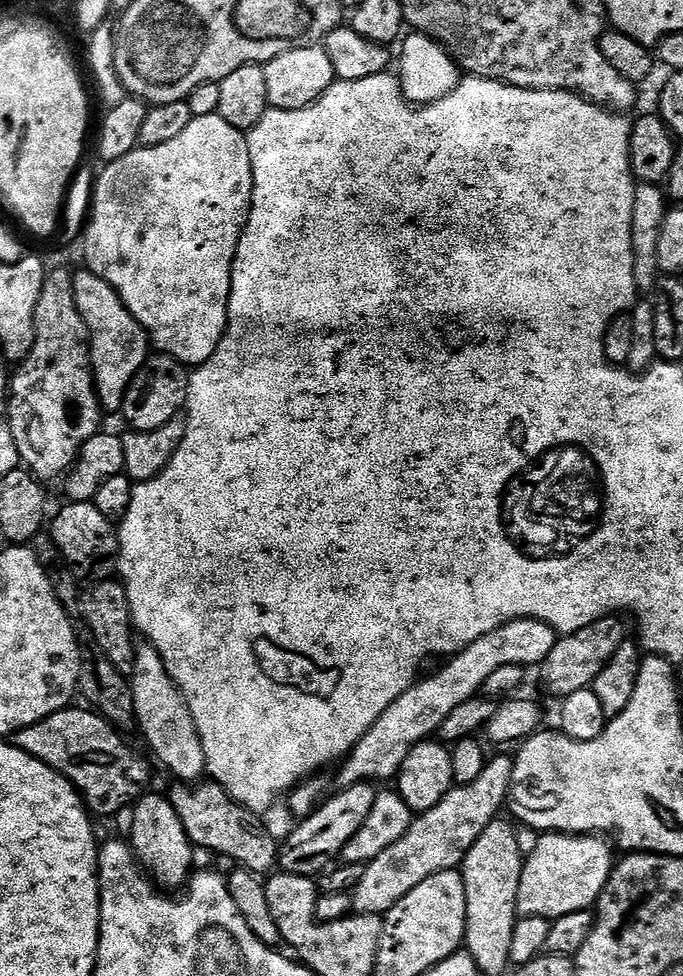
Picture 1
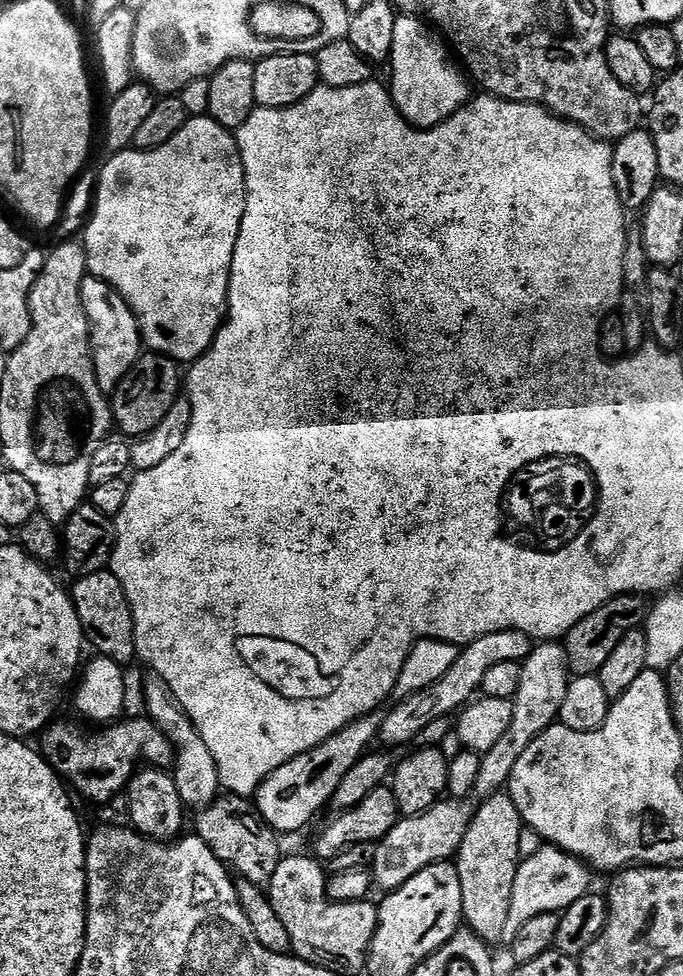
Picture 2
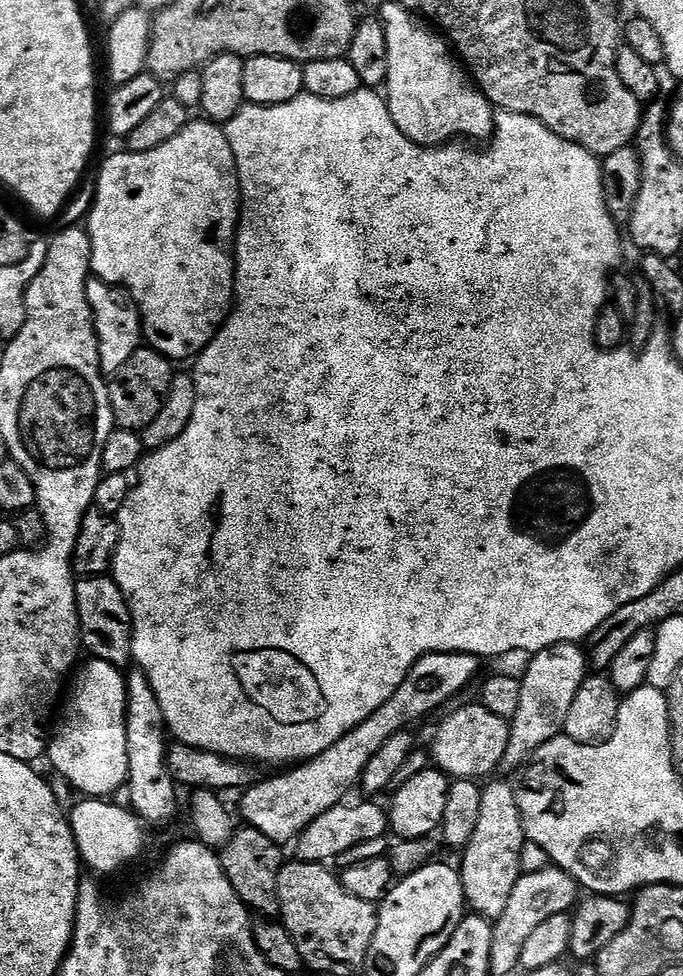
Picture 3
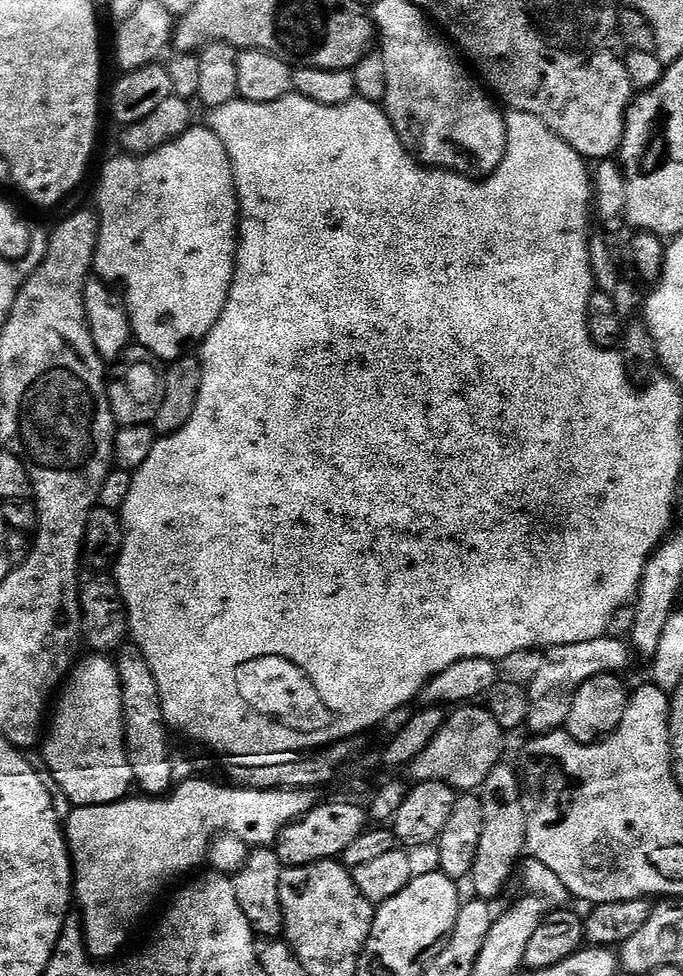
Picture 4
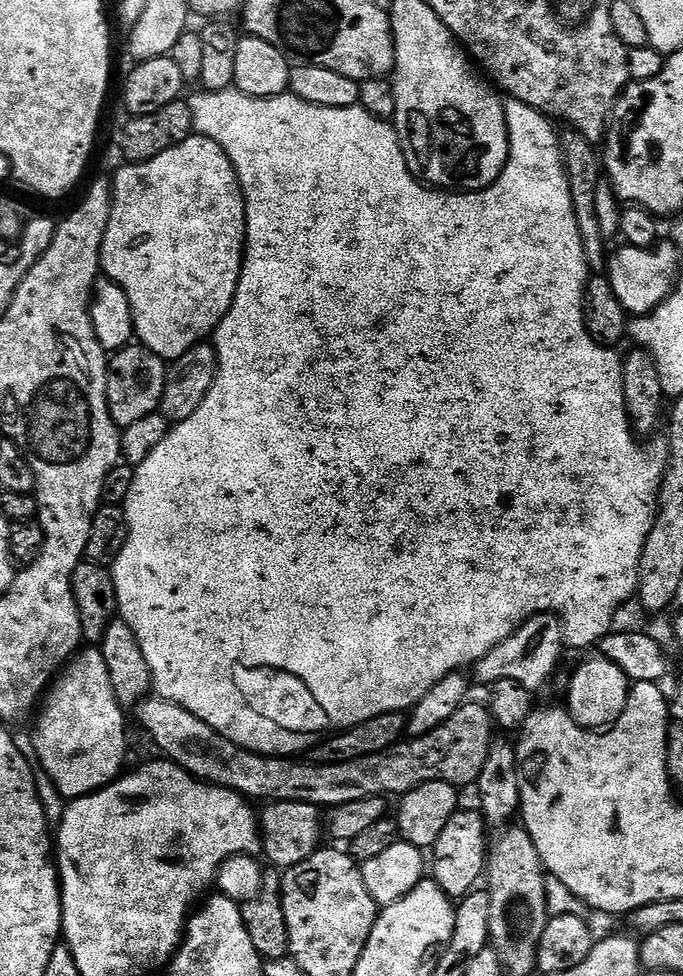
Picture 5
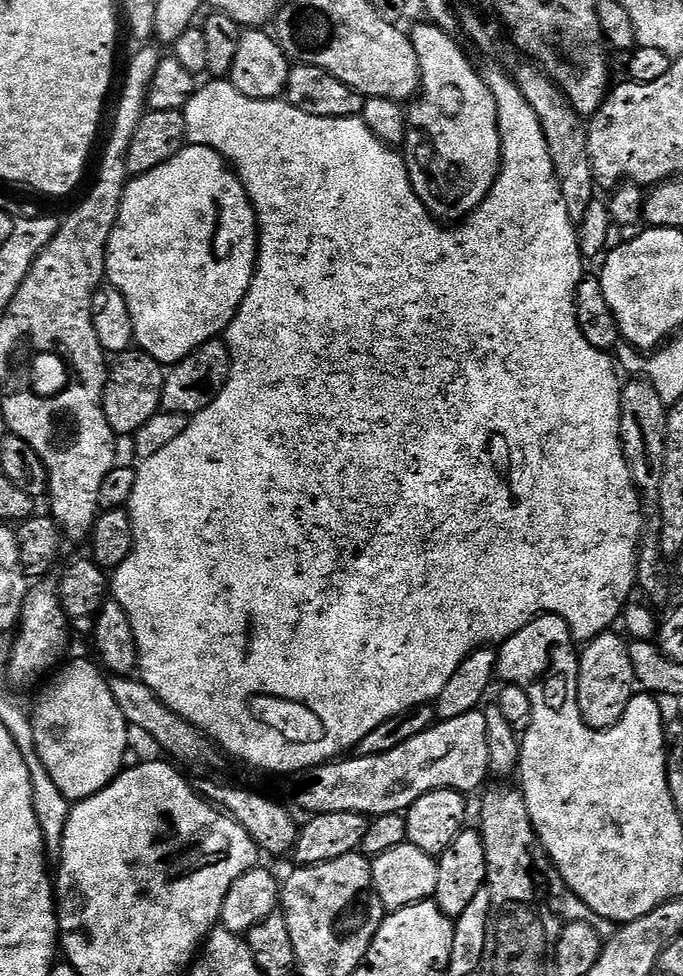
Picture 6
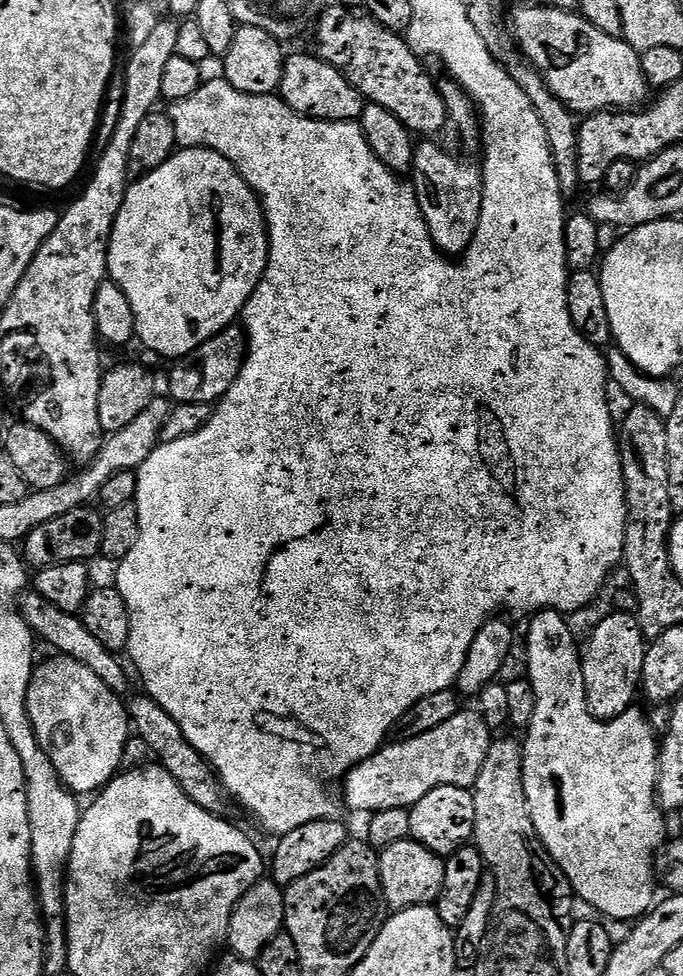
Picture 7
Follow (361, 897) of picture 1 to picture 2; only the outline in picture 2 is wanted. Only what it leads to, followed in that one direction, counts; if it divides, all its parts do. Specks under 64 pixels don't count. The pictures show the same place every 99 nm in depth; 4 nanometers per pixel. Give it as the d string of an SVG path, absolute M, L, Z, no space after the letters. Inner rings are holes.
M540 642L531 649L528 659L523 663L512 708L512 729L509 732L509 740L503 749L487 759L490 761L486 760L481 765L479 785L490 786L491 793L499 793L507 787L514 769L529 755L528 750L531 744L539 738L540 732L546 731L552 723L555 725L559 721L562 702L566 702L570 683L570 675L568 676L570 660L568 664L567 654L569 655L563 643ZM441 802L436 804L425 817L405 817L401 819L396 827L389 831L380 842L380 846L384 849L377 854L376 862L372 866L375 887L379 891L381 889L388 894L392 894L400 891L408 883L408 885L411 885L418 878L416 876L424 870L446 861L448 863L453 861L457 853L460 852L461 845L471 826L471 813L468 814L463 808L463 805L456 802Z

